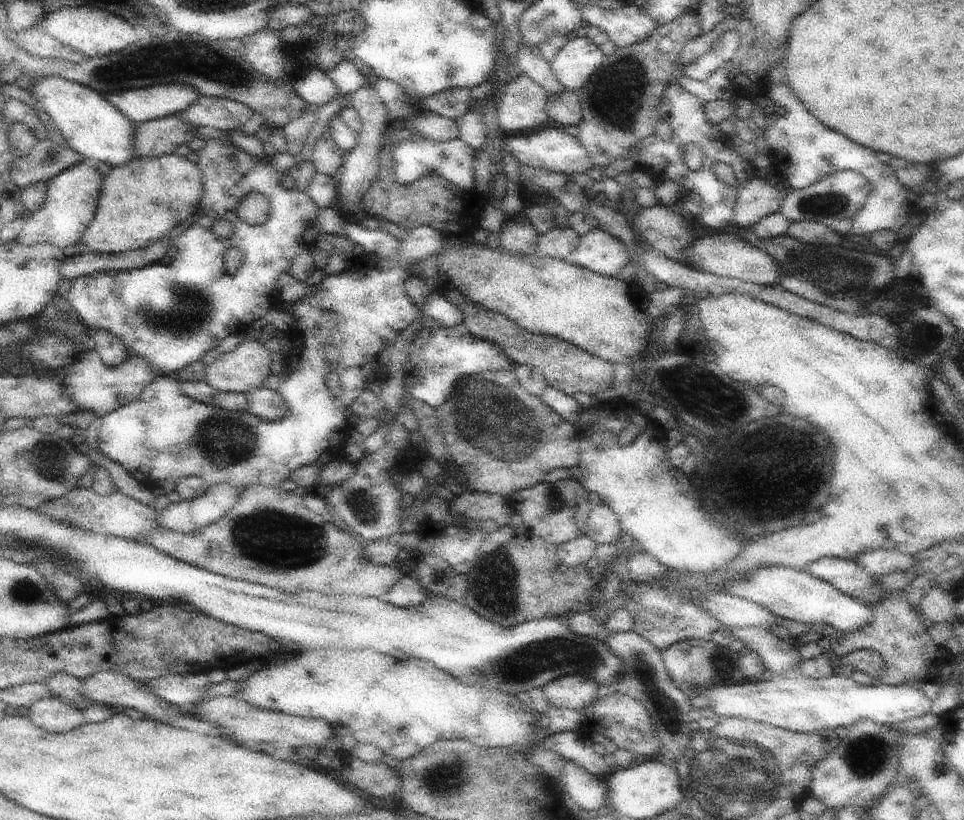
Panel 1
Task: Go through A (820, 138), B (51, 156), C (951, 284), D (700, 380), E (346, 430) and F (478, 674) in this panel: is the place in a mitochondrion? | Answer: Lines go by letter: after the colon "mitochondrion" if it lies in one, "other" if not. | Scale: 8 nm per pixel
A: other
B: mitochondrion
C: other
D: mitochondrion
E: other
F: mitochondrion

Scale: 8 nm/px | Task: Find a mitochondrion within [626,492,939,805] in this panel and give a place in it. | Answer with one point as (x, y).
(666, 707)

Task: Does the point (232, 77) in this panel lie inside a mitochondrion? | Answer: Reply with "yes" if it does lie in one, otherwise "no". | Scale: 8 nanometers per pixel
yes

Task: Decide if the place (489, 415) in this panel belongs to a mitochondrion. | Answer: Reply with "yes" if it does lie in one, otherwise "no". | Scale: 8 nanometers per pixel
yes

